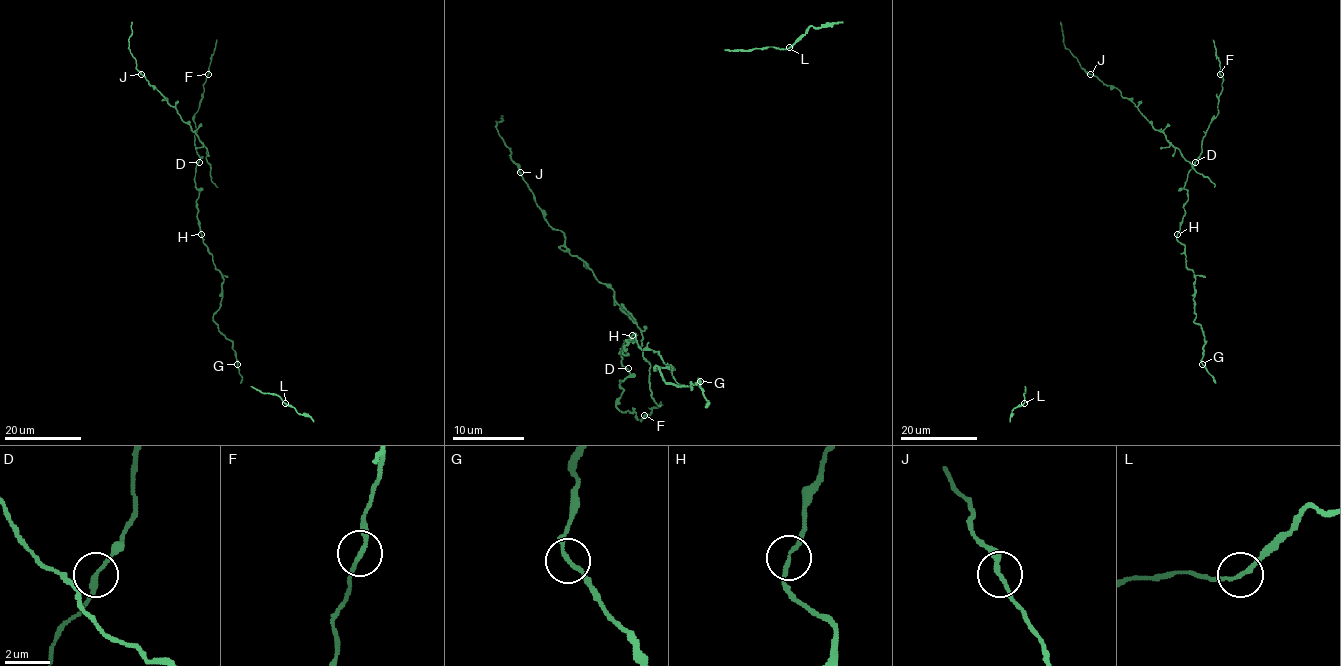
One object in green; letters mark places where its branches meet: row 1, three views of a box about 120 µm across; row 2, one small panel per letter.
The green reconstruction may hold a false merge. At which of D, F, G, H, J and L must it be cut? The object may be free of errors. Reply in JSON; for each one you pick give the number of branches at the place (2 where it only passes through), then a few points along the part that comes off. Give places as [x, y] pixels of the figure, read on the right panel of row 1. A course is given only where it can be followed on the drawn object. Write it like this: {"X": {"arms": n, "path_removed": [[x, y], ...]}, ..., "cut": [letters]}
{"cut": []}

